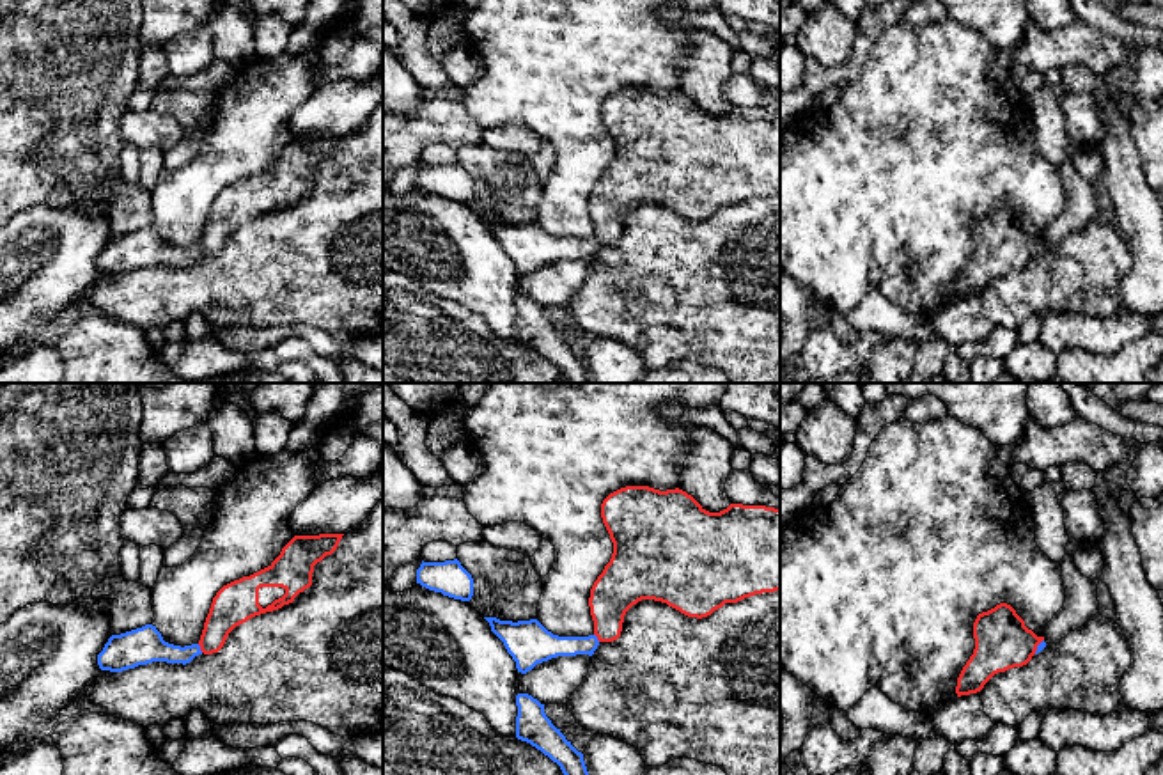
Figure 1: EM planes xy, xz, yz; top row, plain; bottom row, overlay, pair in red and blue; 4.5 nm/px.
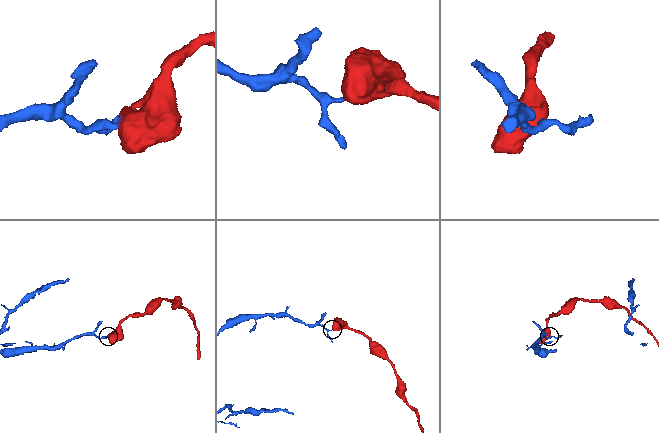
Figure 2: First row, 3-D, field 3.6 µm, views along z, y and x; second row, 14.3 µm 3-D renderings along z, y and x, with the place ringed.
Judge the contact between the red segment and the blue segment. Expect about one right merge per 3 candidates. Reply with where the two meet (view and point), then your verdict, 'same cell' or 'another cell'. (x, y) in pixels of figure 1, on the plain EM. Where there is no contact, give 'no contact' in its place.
xy (201, 250) | another cell

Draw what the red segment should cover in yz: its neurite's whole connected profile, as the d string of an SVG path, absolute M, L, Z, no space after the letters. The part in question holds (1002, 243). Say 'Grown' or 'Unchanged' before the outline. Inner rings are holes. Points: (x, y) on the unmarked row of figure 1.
Unchanged. M1007 206L977 218L973 241L973 257L957 280L957 300L980 294L998 275L1026 268L1044 243Z

